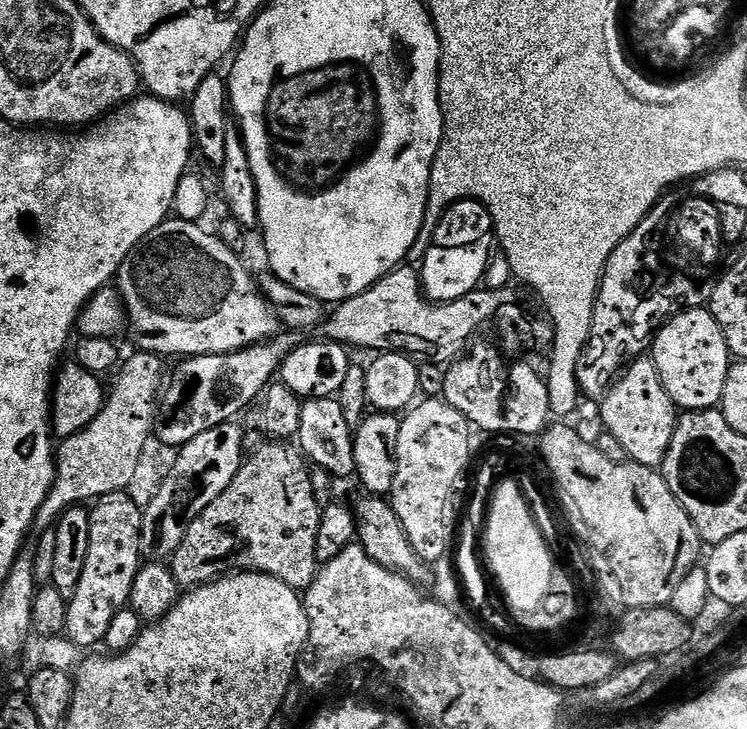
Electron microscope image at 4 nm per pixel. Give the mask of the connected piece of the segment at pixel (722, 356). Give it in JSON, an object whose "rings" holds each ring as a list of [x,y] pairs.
{"rings":[[[707,307],[677,312],[655,333],[650,347],[662,386],[680,410],[712,410],[722,398],[730,363],[728,343]]]}

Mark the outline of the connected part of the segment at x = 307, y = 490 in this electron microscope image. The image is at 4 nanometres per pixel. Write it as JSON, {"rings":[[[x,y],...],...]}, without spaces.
{"rings":[[[280,442],[266,443],[268,444],[260,447],[253,455],[251,453],[245,459],[234,478],[234,482],[230,482],[230,486],[226,486],[226,490],[222,494],[218,494],[218,498],[214,498],[214,502],[210,502],[210,506],[206,506],[206,510],[202,510],[202,514],[198,514],[198,518],[194,518],[194,522],[190,522],[190,526],[186,530],[186,538],[182,538],[178,550],[170,557],[172,573],[181,589],[191,590],[199,588],[201,584],[208,584],[211,580],[219,580],[222,576],[237,572],[261,572],[267,576],[278,578],[282,582],[286,582],[286,586],[297,590],[306,589],[310,586],[310,582],[314,582],[318,567],[314,546],[316,545],[318,526],[320,525],[321,501],[316,501],[316,492],[312,489],[312,476],[308,473],[308,468],[304,465],[303,458],[294,454],[288,448],[290,447],[289,445]]]}

